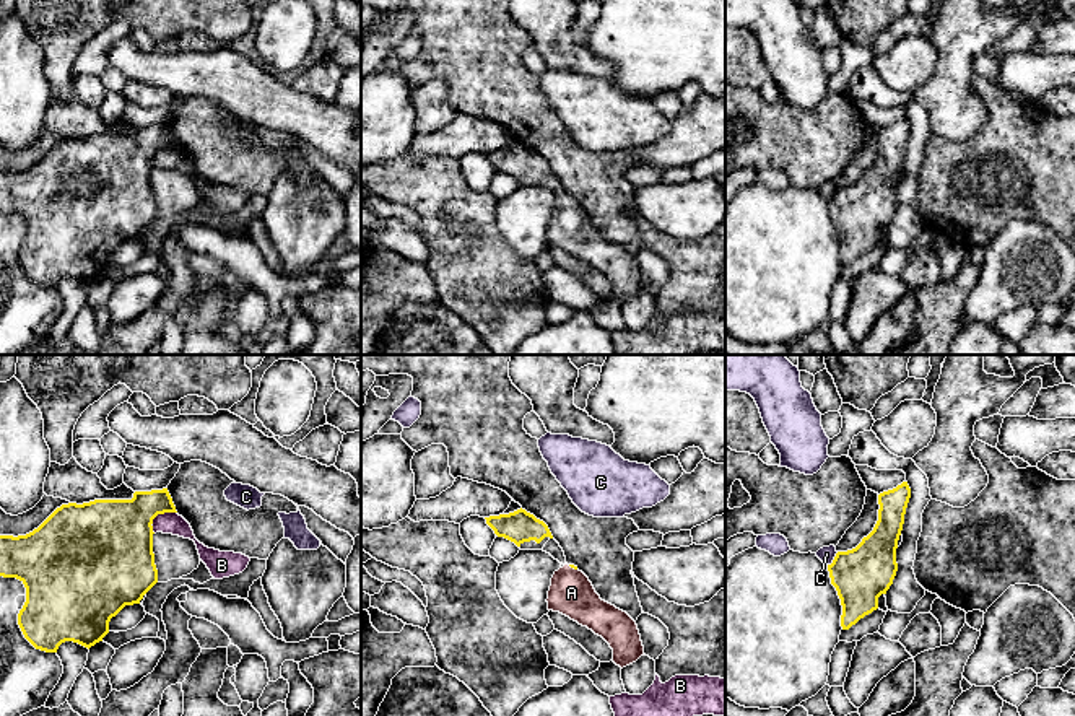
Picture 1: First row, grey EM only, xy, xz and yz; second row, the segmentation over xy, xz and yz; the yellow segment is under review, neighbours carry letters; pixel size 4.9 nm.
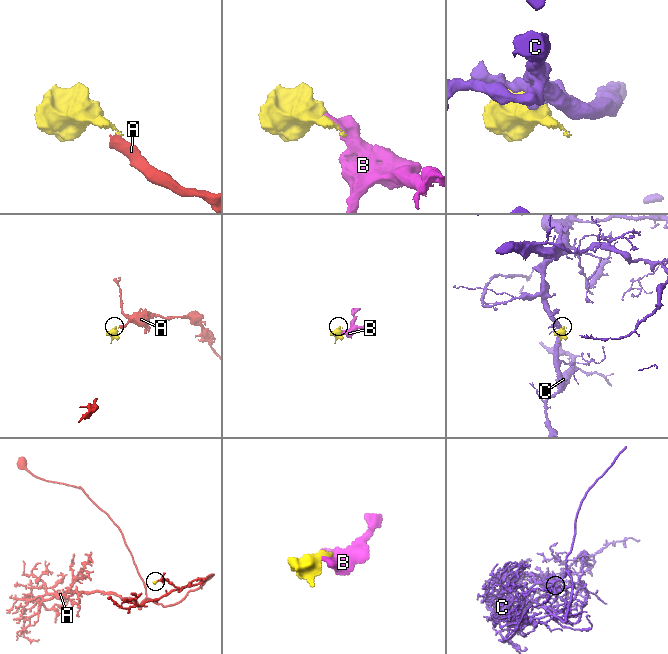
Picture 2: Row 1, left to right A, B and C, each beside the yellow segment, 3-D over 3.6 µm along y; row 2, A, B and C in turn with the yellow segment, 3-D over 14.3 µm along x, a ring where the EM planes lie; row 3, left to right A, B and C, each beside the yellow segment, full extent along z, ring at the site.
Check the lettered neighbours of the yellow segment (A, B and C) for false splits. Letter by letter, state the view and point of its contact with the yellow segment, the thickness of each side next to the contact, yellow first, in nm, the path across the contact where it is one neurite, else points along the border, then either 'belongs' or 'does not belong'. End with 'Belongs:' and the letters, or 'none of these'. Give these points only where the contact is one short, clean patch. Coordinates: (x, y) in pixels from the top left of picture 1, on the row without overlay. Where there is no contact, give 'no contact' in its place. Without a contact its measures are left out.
A: contact xz (573, 202); calibres 20 and 220 nm; way xz (570, 200), (573, 202), (571, 228); belongs
B: contact xy (158, 148); calibres 380 and 110 nm; border xy (176, 147), (158, 150), (153, 155), (152, 166); does not belong
C: contact yz (835, 194); calibres 280 and 80 nm; border yz (838, 187), (828, 200); does not belong
Belongs: A

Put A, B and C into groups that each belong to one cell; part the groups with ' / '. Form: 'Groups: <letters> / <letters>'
Groups: A / B / C

